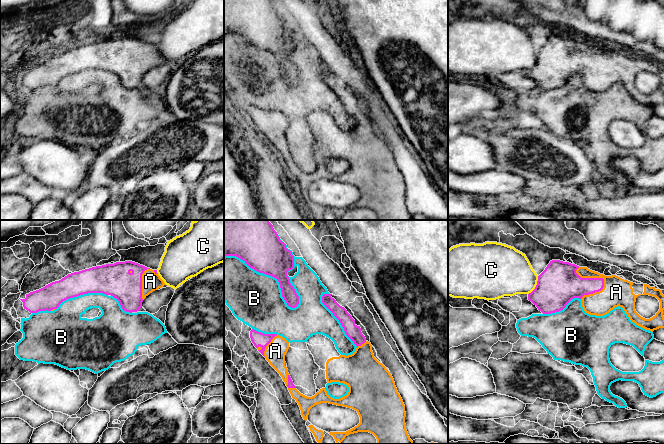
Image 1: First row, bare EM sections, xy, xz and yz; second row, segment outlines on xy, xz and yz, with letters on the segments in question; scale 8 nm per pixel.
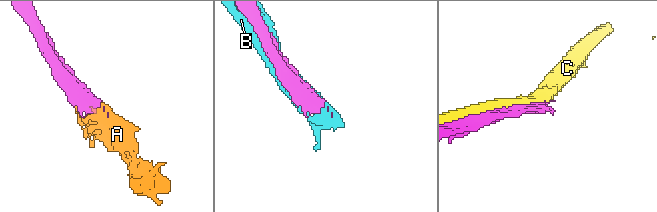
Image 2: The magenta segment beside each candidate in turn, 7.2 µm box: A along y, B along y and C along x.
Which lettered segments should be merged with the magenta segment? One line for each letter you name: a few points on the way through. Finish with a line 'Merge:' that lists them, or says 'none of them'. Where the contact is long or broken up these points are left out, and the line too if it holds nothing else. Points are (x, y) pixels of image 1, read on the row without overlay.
Merge: A

